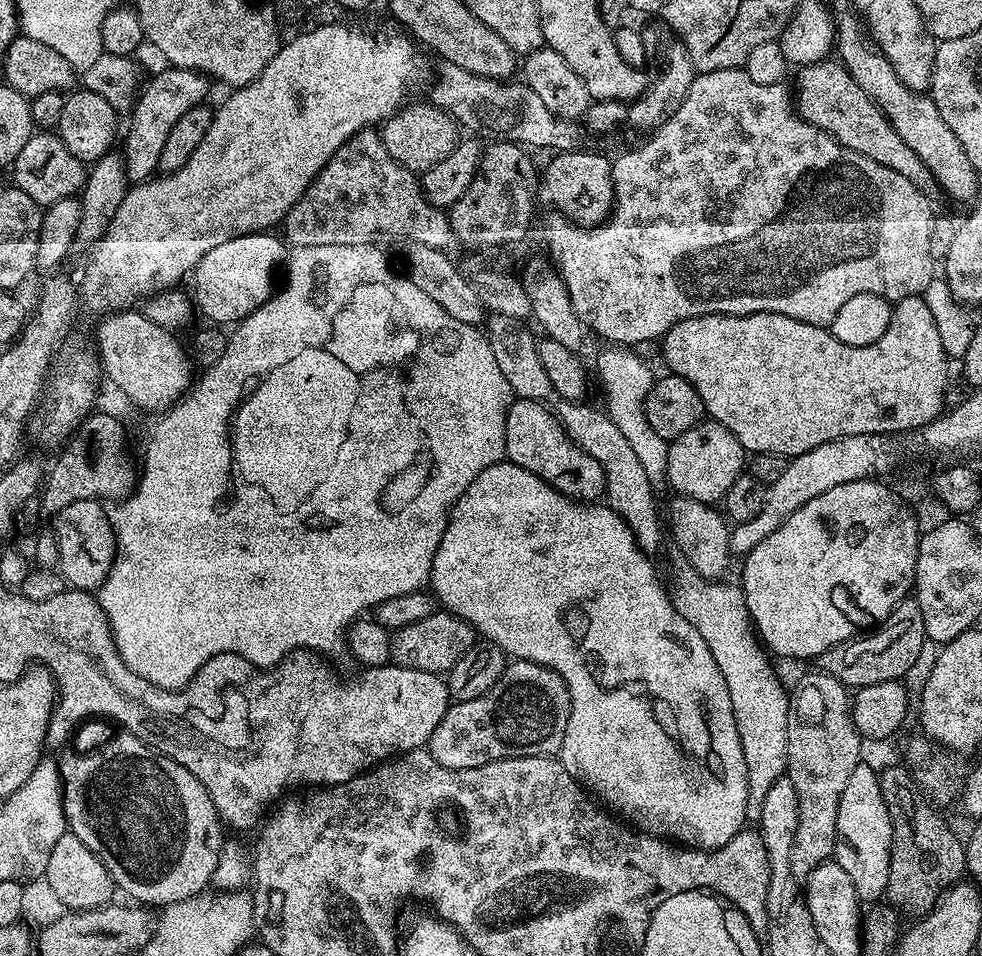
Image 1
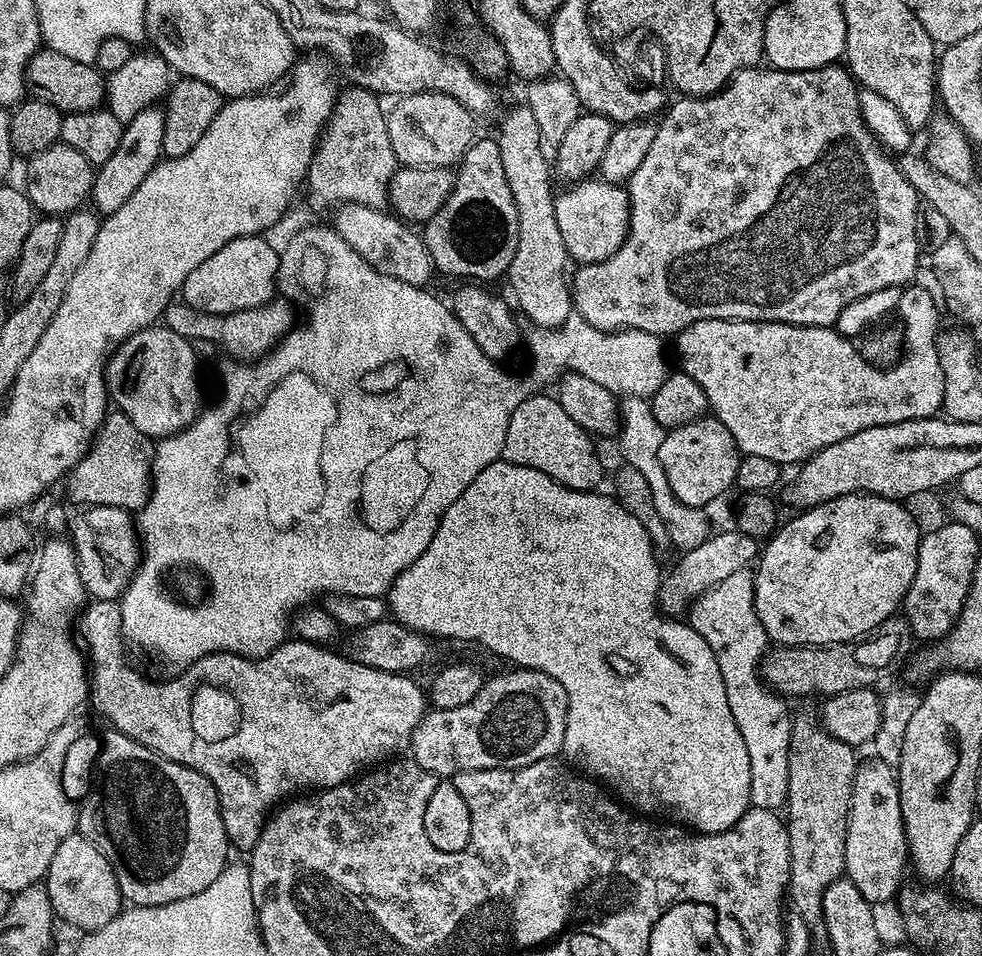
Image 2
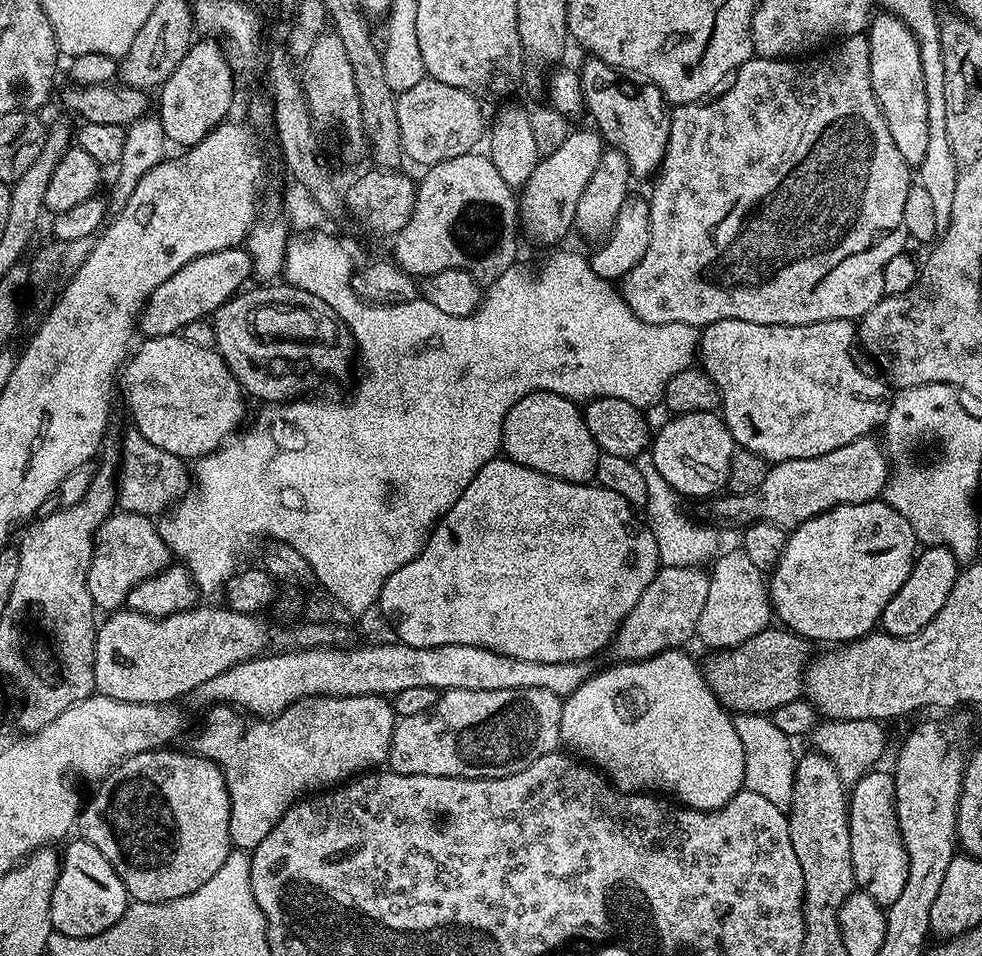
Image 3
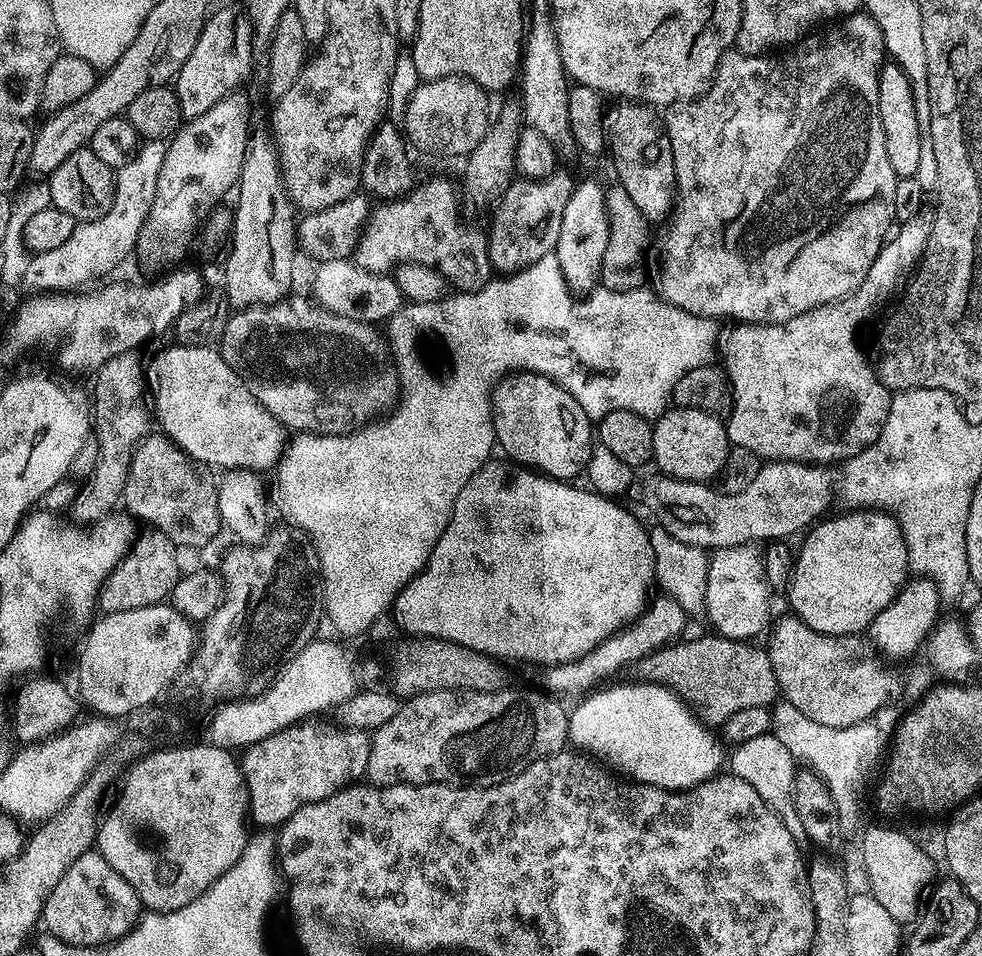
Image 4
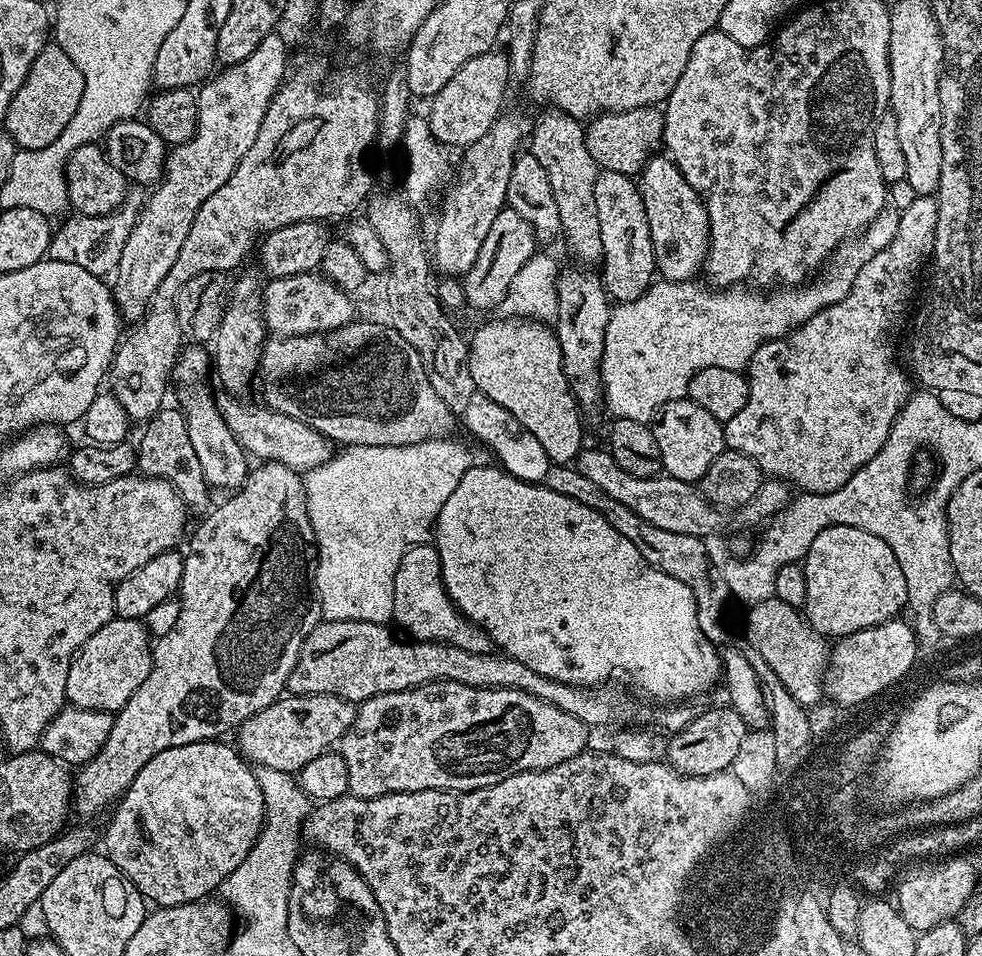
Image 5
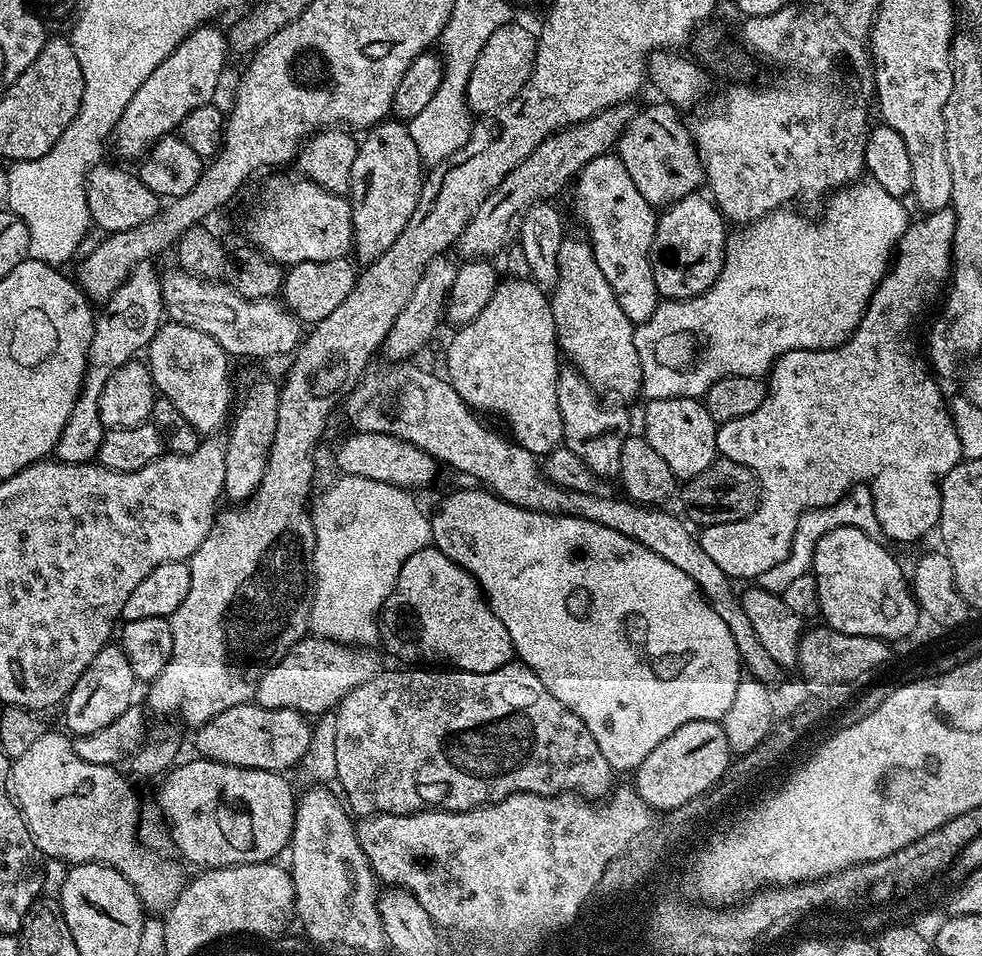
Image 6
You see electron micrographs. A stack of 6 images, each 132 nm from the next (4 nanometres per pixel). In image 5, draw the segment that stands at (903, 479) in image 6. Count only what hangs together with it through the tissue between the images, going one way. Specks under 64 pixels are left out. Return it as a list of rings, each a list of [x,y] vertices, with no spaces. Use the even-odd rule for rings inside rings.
[[[930,196],[912,198],[912,201],[900,212],[898,234],[894,238],[894,242],[890,242],[890,246],[886,246],[886,250],[878,250],[878,254],[874,254],[874,258],[870,258],[870,262],[866,262],[866,266],[862,266],[862,270],[858,270],[858,278],[854,278],[854,286],[850,286],[850,294],[846,294],[846,298],[842,298],[842,302],[834,302],[830,306],[818,310],[818,314],[814,314],[802,326],[792,329],[788,335],[780,336],[776,340],[766,340],[758,346],[754,358],[750,358],[746,369],[750,398],[746,398],[746,406],[742,406],[739,414],[734,414],[734,418],[723,421],[724,443],[731,451],[741,452],[754,458],[754,462],[760,467],[761,472],[769,477],[787,482],[793,489],[800,492],[826,494],[838,490],[838,486],[842,486],[859,468],[866,466],[866,462],[870,462],[870,458],[874,458],[874,454],[878,454],[878,450],[882,450],[882,446],[890,434],[890,426],[894,422],[894,418],[900,413],[900,408],[908,401],[910,395],[910,387],[908,388],[910,377],[898,359],[898,344],[896,348],[895,342],[892,341],[892,335],[895,334],[896,327],[899,326],[900,319],[903,318],[904,311],[908,308],[908,299],[911,298],[912,287],[916,284],[916,271],[923,264],[925,267],[926,261],[932,255],[937,226],[938,206],[935,199]]]

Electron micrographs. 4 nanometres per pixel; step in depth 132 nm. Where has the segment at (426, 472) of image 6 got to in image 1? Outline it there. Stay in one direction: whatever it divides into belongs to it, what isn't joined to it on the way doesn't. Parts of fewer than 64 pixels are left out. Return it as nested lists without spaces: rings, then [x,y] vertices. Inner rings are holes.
[[[121,310],[101,320],[104,321],[96,328],[94,348],[107,383],[109,380],[130,403],[153,408],[156,414],[163,413],[184,397],[194,383],[194,364],[169,329],[150,322],[140,310]]]

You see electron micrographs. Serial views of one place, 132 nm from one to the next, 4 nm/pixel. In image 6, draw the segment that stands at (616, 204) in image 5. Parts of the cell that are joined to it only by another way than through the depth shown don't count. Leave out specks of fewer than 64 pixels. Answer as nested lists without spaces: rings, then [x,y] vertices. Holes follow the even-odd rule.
[[[615,154],[591,160],[576,177],[575,188],[576,208],[580,211],[581,222],[588,227],[586,239],[594,250],[603,277],[614,292],[614,298],[618,300],[618,306],[622,306],[622,314],[626,314],[633,325],[646,322],[662,300],[654,286],[652,273],[651,254],[657,217],[653,205],[638,194],[638,186],[630,182],[626,166],[622,166]]]

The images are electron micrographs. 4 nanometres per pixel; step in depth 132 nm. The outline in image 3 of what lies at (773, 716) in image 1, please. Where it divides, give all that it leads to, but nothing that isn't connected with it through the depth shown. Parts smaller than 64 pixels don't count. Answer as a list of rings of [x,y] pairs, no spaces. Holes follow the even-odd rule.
[[[736,550],[728,576],[722,577],[720,584],[718,580],[718,594],[706,598],[702,618],[698,618],[696,636],[708,650],[737,648],[739,644],[746,642],[746,638],[754,638],[754,634],[769,627],[773,616],[765,573],[760,572],[758,566],[750,566],[750,558],[746,558],[742,550]],[[742,712],[732,716],[734,730],[742,738],[744,751],[744,788],[754,794],[762,794],[774,802],[774,806],[787,810],[792,805],[794,794],[794,774],[796,773],[797,753],[792,753],[793,741],[767,715],[755,712]]]

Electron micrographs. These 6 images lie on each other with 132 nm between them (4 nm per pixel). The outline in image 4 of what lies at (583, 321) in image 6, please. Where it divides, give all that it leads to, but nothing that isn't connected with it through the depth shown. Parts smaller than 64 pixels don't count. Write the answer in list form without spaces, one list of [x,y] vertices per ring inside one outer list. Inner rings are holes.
[[[540,12],[530,22],[522,44],[522,63],[518,73],[518,95],[522,105],[522,120],[527,127],[538,130],[548,144],[572,144],[570,114],[568,113],[568,89],[570,77],[562,66],[558,54],[558,40],[554,34],[551,15]]]

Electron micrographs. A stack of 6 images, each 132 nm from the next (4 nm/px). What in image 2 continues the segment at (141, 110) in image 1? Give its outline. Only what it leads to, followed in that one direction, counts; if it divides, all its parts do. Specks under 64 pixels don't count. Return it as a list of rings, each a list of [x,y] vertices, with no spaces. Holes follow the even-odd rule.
[[[153,106],[143,110],[136,118],[124,125],[122,142],[118,142],[118,150],[114,150],[111,158],[106,158],[104,164],[99,165],[92,182],[91,203],[101,217],[116,212],[138,186],[150,174],[152,167],[160,163],[164,147],[162,146],[162,130],[164,129],[164,114],[159,107]]]

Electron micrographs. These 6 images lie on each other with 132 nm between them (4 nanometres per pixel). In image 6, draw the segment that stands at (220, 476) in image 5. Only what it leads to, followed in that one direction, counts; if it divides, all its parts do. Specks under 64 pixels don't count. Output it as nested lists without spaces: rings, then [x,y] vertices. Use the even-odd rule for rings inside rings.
[[[173,322],[161,323],[160,329],[156,331],[146,349],[146,363],[152,372],[152,382],[156,386],[157,393],[170,402],[174,402],[182,418],[186,418],[186,422],[190,422],[190,426],[194,426],[194,430],[204,438],[216,434],[220,427],[223,429],[229,423],[230,413],[234,408],[234,392],[232,396],[232,380],[228,377],[228,362],[230,362],[230,356],[214,338],[200,330],[191,329],[190,326]]]

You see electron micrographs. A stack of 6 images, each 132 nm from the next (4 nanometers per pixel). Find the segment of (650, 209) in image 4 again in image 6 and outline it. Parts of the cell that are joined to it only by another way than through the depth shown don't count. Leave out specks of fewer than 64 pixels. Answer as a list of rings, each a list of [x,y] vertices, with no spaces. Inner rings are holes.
[[[691,192],[686,198],[676,200],[657,215],[651,258],[654,286],[661,298],[689,300],[714,286],[724,265],[724,227],[724,215],[700,192]]]

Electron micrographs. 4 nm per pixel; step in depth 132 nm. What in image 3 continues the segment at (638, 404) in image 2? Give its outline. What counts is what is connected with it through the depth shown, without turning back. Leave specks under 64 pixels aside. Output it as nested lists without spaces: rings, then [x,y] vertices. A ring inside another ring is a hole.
[[[646,451],[635,458],[635,463],[646,485],[644,503],[644,521],[654,535],[655,545],[663,567],[692,566],[699,567],[710,559],[720,546],[720,536],[716,529],[692,520],[685,512],[683,497],[662,477],[654,464],[651,451]]]

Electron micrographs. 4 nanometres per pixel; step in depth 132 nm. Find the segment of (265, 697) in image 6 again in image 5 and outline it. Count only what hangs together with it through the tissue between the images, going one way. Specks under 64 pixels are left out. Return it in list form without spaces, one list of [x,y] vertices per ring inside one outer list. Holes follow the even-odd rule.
[[[321,619],[320,623],[314,626],[314,630],[310,630],[306,642],[302,642],[298,662],[294,662],[294,670],[290,670],[287,691],[293,696],[334,694],[338,698],[363,702],[378,694],[410,690],[435,680],[453,680],[462,682],[466,686],[479,688],[517,688],[542,702],[550,702],[550,706],[558,706],[558,710],[566,710],[566,714],[574,714],[574,718],[578,718],[583,724],[589,726],[608,724],[611,720],[624,720],[636,712],[635,702],[626,693],[619,692],[616,688],[608,688],[612,686],[558,682],[554,678],[546,678],[546,674],[538,674],[535,670],[530,670],[530,666],[518,662],[518,658],[510,658],[496,650],[486,654],[472,654],[470,650],[462,650],[453,644],[440,644],[436,640],[401,638],[388,624],[358,622],[357,620]]]

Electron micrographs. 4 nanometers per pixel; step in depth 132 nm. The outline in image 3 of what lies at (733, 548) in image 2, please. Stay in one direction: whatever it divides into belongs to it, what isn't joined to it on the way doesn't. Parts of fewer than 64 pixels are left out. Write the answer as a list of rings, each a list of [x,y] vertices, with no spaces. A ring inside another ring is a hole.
[[[700,566],[661,567],[612,638],[610,652],[617,656],[617,661],[645,660],[671,648],[683,649],[684,643],[696,636],[706,598],[714,592],[713,581],[708,581],[704,570]]]

